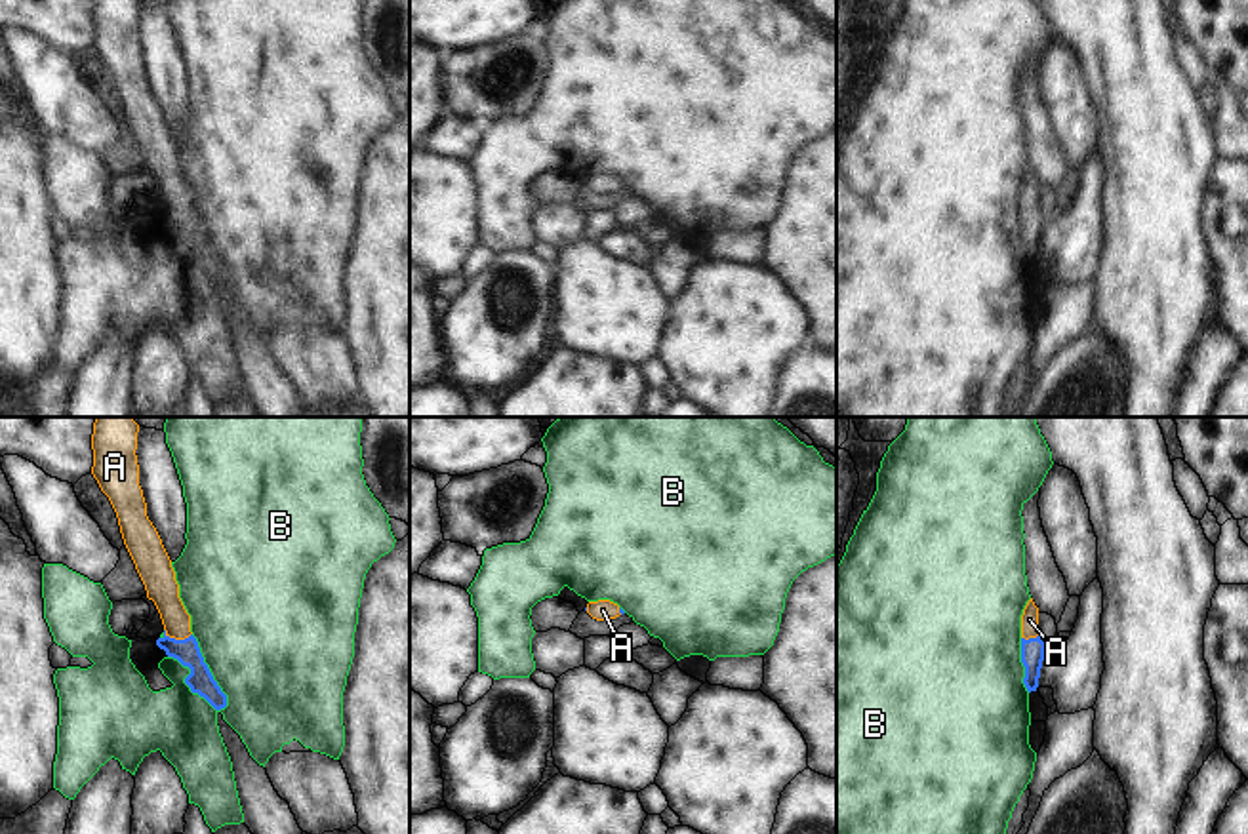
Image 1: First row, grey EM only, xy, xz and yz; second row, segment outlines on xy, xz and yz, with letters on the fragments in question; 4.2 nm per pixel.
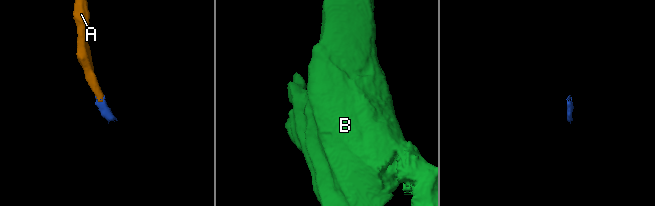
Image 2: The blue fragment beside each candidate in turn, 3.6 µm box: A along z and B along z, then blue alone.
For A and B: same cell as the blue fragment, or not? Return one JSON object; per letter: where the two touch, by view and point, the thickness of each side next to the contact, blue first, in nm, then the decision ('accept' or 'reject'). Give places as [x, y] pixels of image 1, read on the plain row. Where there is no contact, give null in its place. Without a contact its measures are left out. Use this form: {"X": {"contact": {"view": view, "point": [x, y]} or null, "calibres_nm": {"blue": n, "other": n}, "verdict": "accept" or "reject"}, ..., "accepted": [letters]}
{"A": {"contact": {"view": "xy", "point": [178, 214]}, "calibres_nm": {"blue": 110, "other": 140}, "verdict": "accept"}, "B": {"contact": {"view": "xy", "point": [210, 246]}, "calibres_nm": {"blue": 110, "other": 500}, "verdict": "reject"}, "accepted": ["A"]}

